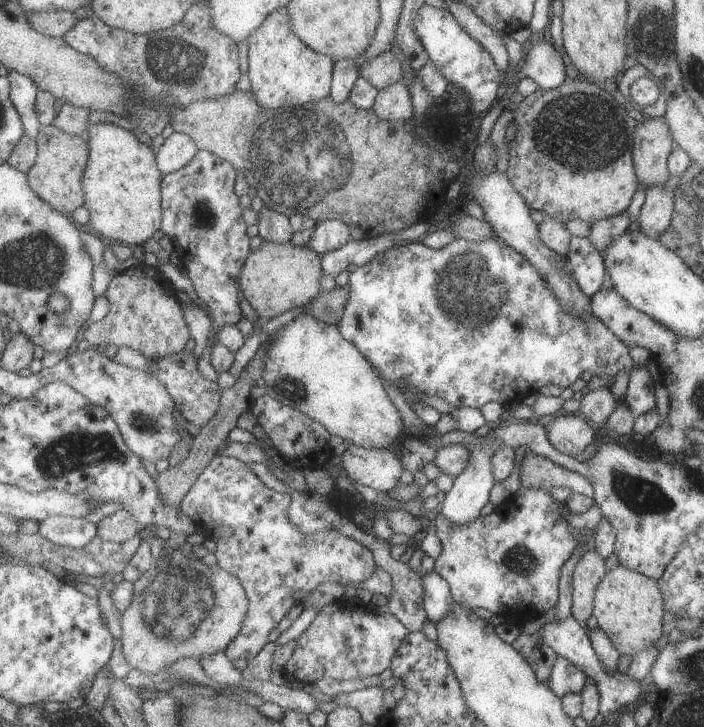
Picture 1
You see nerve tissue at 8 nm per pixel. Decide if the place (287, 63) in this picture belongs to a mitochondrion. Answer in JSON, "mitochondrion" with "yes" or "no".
{"mitochondrion":"no"}

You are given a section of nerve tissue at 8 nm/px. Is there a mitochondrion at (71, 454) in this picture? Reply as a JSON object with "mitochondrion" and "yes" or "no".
{"mitochondrion":"yes"}

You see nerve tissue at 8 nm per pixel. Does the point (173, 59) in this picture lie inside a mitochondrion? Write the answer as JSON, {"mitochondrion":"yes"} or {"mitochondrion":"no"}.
{"mitochondrion":"yes"}

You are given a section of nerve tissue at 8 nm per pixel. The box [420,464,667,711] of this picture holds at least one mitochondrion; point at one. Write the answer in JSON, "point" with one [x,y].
{"point":[520,560]}

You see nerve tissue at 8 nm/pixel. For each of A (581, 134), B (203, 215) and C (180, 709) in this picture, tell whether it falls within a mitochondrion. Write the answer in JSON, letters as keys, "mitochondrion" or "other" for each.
{"A":"mitochondrion","B":"mitochondrion","C":"other"}

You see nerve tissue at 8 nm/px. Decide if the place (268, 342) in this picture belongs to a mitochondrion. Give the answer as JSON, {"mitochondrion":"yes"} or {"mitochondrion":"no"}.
{"mitochondrion":"no"}

